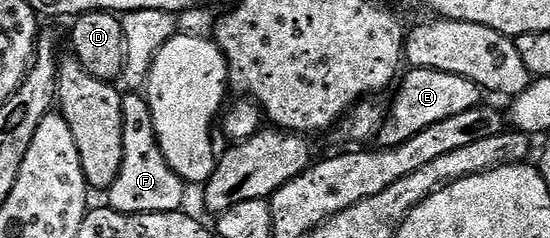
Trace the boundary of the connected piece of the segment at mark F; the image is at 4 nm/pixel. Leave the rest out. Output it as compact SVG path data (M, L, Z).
M136 91L125 92L123 98L122 167L118 179L106 191L107 208L116 213L179 213L185 208L186 183L166 163L166 155L162 155L148 98Z

